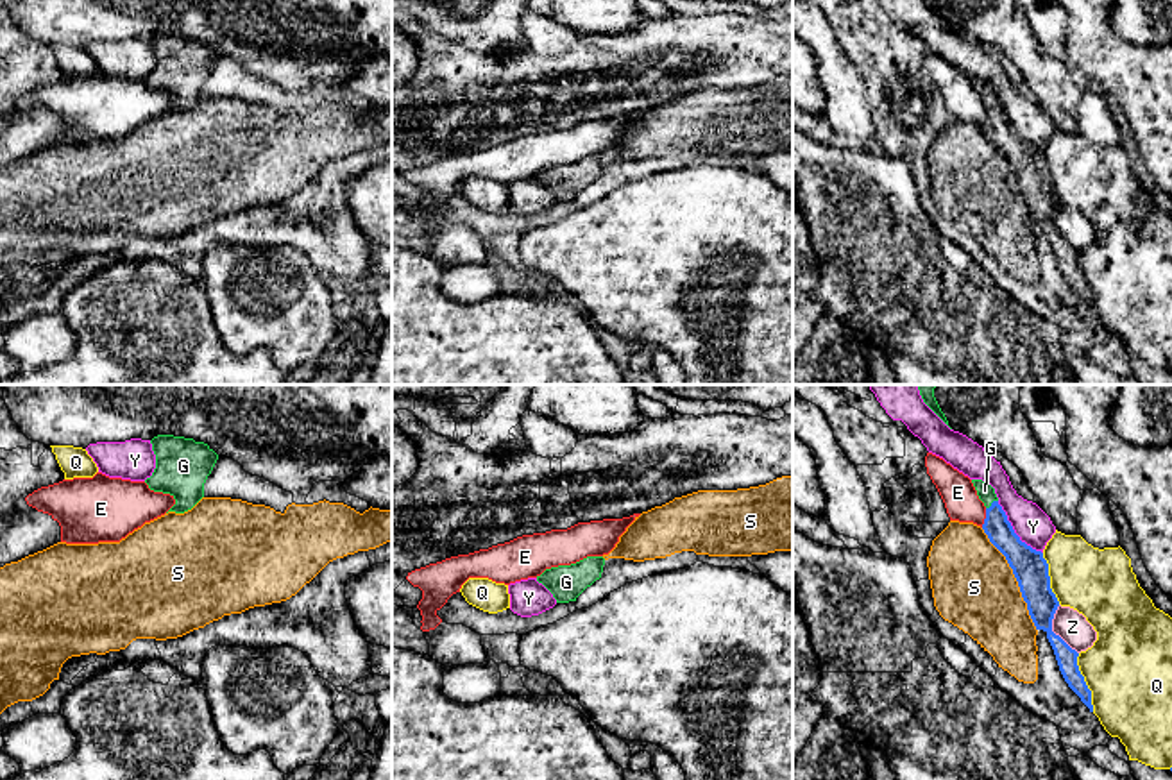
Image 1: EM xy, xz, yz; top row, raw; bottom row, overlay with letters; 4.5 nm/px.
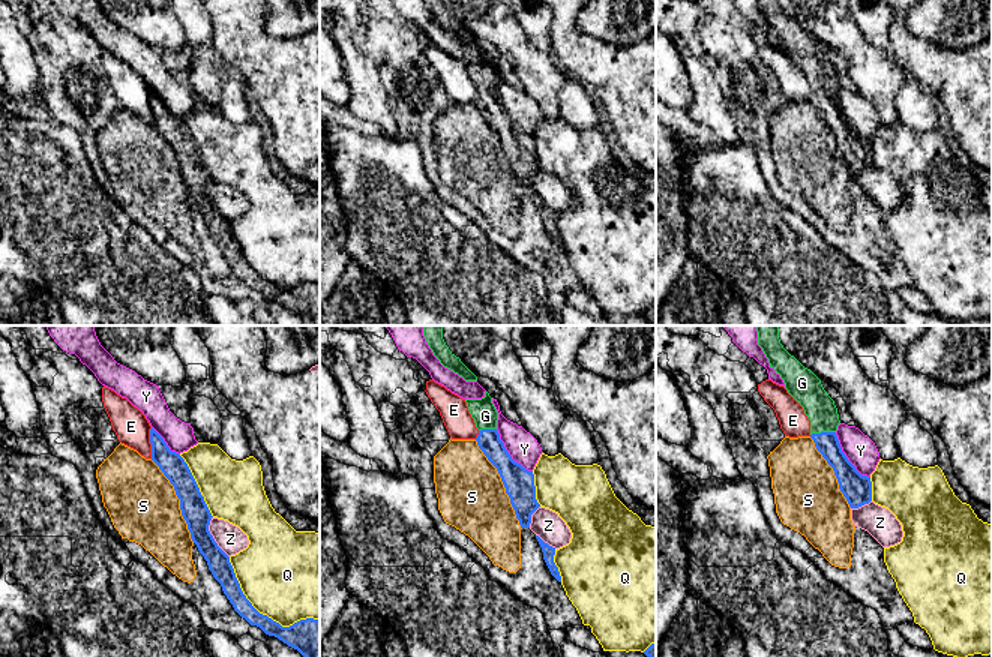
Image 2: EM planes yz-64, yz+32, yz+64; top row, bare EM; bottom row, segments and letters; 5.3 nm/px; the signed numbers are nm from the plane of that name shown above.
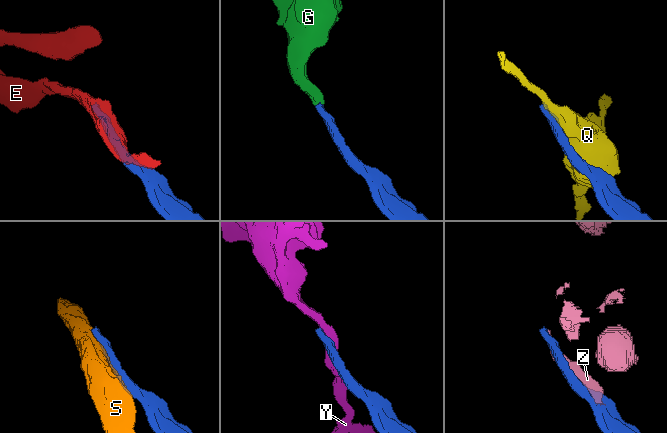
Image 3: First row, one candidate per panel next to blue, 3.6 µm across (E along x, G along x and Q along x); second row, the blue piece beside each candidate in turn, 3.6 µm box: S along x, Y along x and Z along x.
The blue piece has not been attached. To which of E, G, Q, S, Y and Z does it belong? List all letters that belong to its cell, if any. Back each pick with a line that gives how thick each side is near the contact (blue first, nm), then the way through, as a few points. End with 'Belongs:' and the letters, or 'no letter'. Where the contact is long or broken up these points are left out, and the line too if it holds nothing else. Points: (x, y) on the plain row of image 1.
G: 120/80 nm | across yz (999, 129), (992, 102), (985, 90)
Belongs: G

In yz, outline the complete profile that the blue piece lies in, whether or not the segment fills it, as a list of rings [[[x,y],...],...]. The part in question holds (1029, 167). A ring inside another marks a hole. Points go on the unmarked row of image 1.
[[[972,79],[972,82],[979,98],[986,106],[986,118],[982,123],[984,132],[1006,156],[1013,168],[1022,197],[1027,202],[1029,215],[1036,229],[1043,229],[1047,233],[1065,281],[1090,308],[1090,311],[1093,311],[1091,290],[1077,265],[1079,252],[1052,231],[1052,218],[1059,200],[1050,188],[1049,163],[1043,157],[1043,152],[1020,140],[989,82],[982,79]]]

